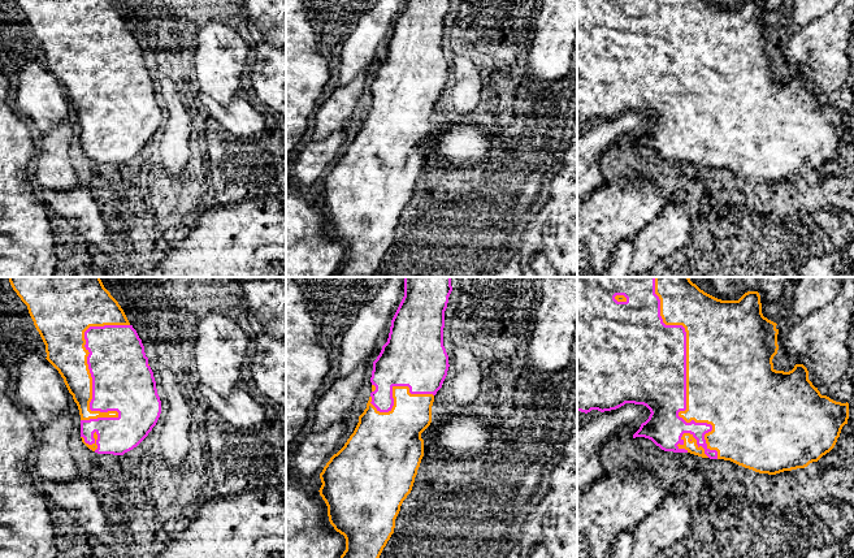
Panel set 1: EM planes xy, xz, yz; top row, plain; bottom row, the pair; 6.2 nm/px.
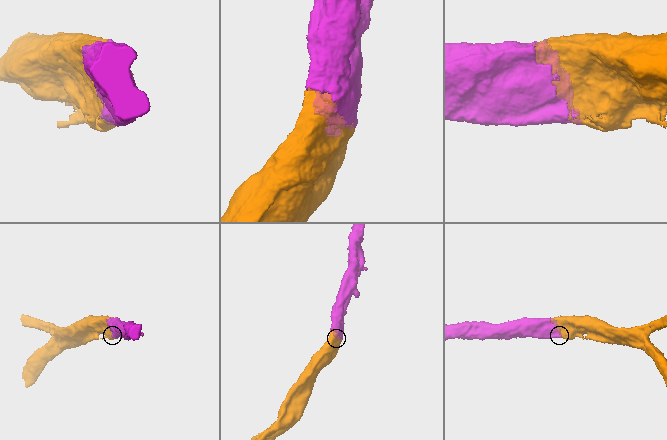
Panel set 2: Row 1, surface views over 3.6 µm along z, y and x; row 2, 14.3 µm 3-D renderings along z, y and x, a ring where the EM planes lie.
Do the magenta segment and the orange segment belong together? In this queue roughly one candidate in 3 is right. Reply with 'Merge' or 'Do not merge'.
Merge

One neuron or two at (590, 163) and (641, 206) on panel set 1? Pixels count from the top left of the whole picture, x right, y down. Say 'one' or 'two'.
two

